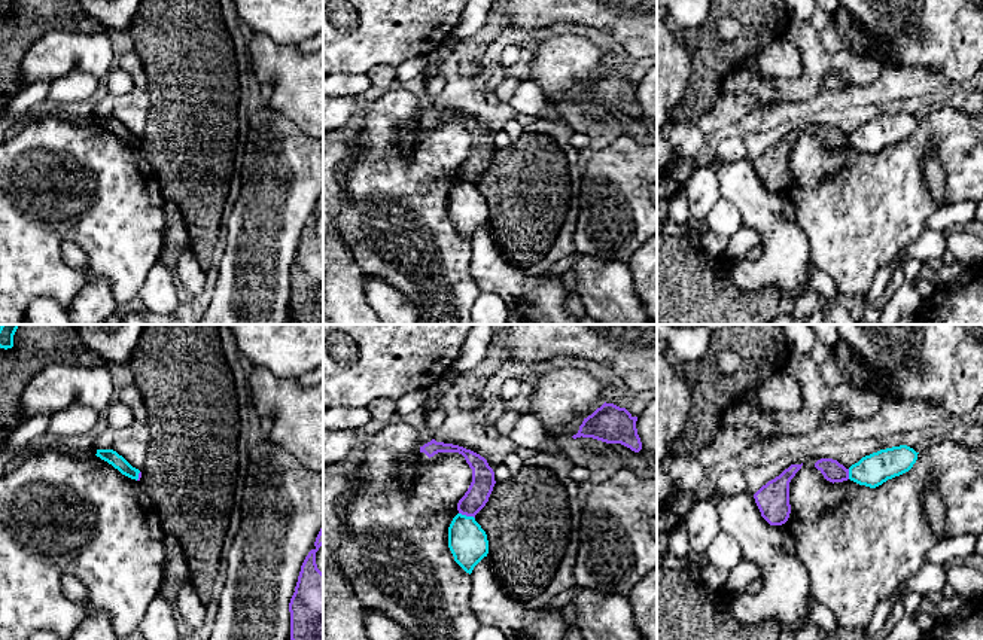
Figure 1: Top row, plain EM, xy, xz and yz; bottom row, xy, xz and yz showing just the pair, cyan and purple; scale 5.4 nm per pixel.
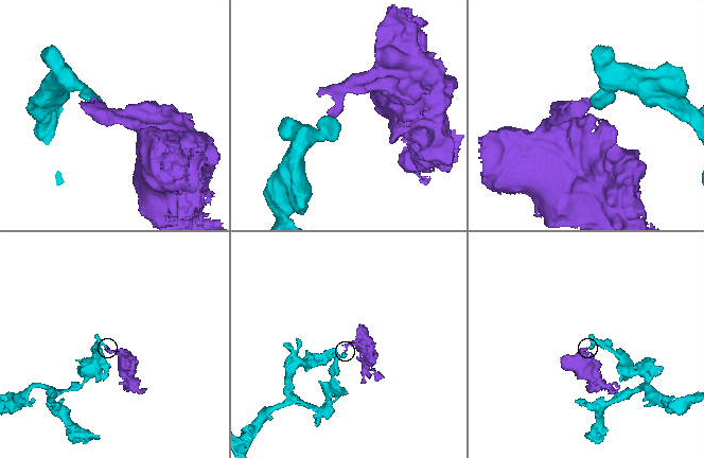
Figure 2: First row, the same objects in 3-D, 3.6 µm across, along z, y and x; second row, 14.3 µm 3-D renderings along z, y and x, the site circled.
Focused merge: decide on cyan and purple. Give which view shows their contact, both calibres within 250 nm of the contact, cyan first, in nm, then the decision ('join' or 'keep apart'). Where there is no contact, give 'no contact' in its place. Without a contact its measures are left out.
contact in xz; calibres 220 and 130 nm; keep apart

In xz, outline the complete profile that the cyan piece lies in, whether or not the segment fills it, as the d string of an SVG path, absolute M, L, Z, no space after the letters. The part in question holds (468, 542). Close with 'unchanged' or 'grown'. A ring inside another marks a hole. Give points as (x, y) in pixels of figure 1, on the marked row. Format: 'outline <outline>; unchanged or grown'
outline M457 513L448 527L448 548L454 561L471 575L489 554L487 534L474 516Z; unchanged

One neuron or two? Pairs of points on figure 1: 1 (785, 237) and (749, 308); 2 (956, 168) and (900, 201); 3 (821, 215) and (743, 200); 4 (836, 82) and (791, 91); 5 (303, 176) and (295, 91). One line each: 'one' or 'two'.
1: two
2: one
3: two
4: two
5: two

